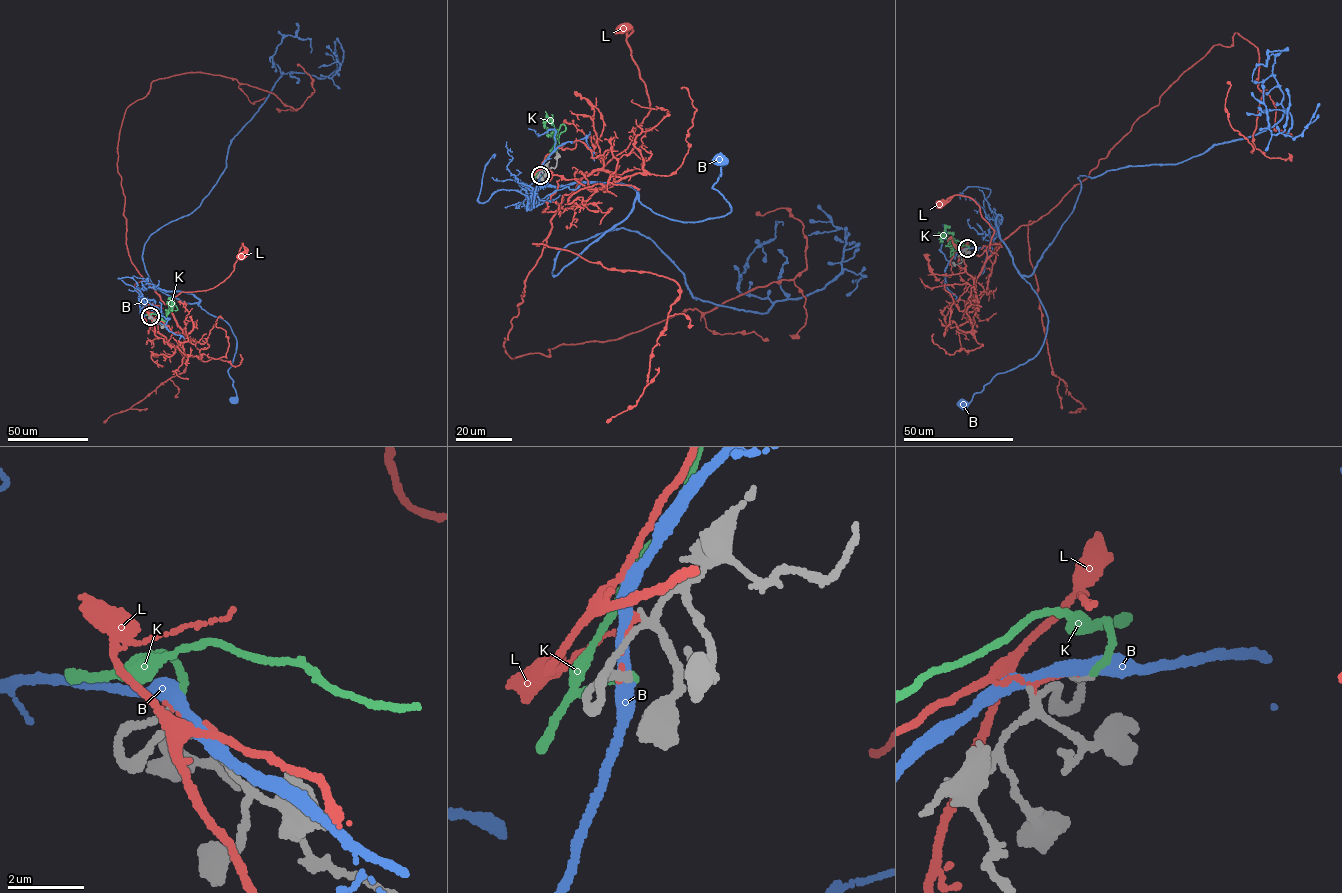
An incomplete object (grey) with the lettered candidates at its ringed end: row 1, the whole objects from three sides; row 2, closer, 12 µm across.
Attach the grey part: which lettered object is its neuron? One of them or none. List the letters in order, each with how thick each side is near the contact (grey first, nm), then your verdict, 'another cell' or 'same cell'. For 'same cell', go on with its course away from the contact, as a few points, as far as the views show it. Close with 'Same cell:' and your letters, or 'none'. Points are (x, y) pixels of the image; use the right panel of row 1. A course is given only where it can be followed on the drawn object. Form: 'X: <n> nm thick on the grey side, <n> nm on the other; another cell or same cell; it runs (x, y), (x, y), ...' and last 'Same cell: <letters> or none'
B: 190 nm thick on the grey side, 400 nm on the other; another cell
K: 190 nm thick on the grey side, 170 nm on the other; same cell; it runs (967, 248), (965, 245), (952, 250), (961, 246), (946, 246), (951, 246), (954, 241), (963, 242)
L: 200 nm thick on the grey side, 100 nm on the other; another cell
Same cell: K

